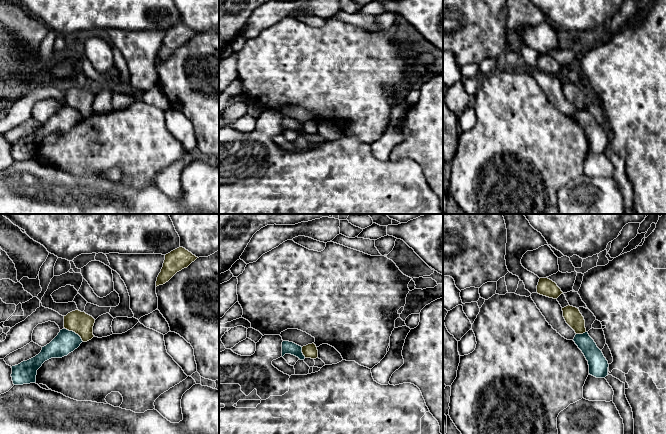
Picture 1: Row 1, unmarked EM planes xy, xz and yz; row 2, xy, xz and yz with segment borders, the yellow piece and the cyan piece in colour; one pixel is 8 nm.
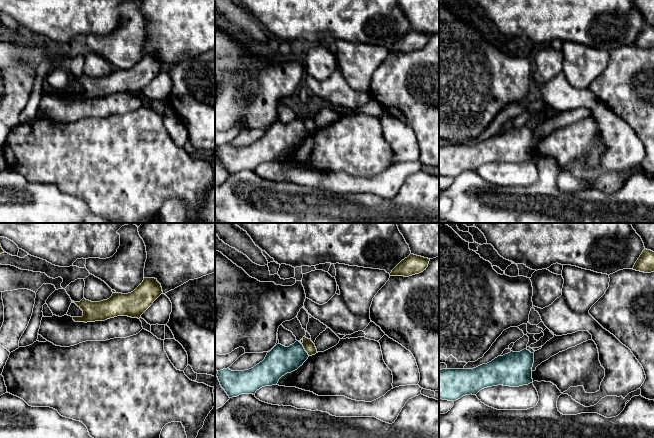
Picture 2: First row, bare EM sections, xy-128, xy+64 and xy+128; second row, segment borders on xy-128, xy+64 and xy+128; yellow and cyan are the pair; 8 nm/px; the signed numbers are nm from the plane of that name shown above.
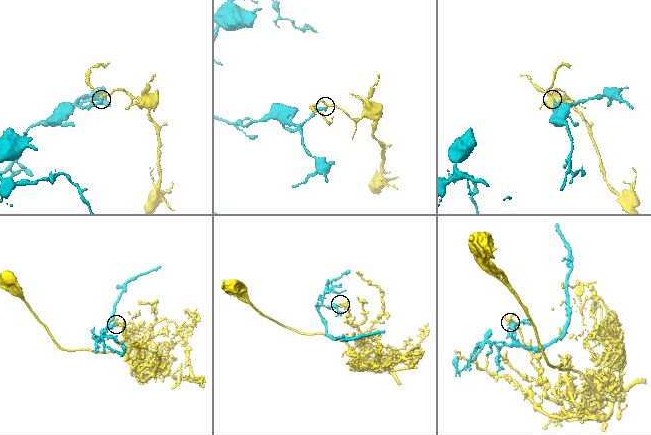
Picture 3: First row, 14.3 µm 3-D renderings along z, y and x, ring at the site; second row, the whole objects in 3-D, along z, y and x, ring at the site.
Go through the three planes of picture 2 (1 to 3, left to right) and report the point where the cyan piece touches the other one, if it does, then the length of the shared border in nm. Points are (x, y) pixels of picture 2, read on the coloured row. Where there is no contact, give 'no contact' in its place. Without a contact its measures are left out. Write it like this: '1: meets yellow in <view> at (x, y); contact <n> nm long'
1: no contact
2: meets yellow in xy+64 at (304, 348); contact 150 nm long
3: no contact

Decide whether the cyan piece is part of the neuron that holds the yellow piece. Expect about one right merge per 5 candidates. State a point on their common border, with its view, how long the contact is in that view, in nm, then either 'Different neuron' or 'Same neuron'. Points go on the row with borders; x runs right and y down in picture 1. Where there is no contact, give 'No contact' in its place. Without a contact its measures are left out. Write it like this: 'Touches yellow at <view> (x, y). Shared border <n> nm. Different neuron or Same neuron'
Touches yellow at xy (75, 332). Shared border 190 nm. Different neuron

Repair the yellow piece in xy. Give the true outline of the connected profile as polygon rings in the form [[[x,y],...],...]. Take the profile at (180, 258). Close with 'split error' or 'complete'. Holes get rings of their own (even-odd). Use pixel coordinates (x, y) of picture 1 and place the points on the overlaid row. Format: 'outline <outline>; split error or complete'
outline [[[183,247],[166,254],[163,267],[157,277],[156,287],[168,282],[177,272],[187,268],[197,258]]]; complete

